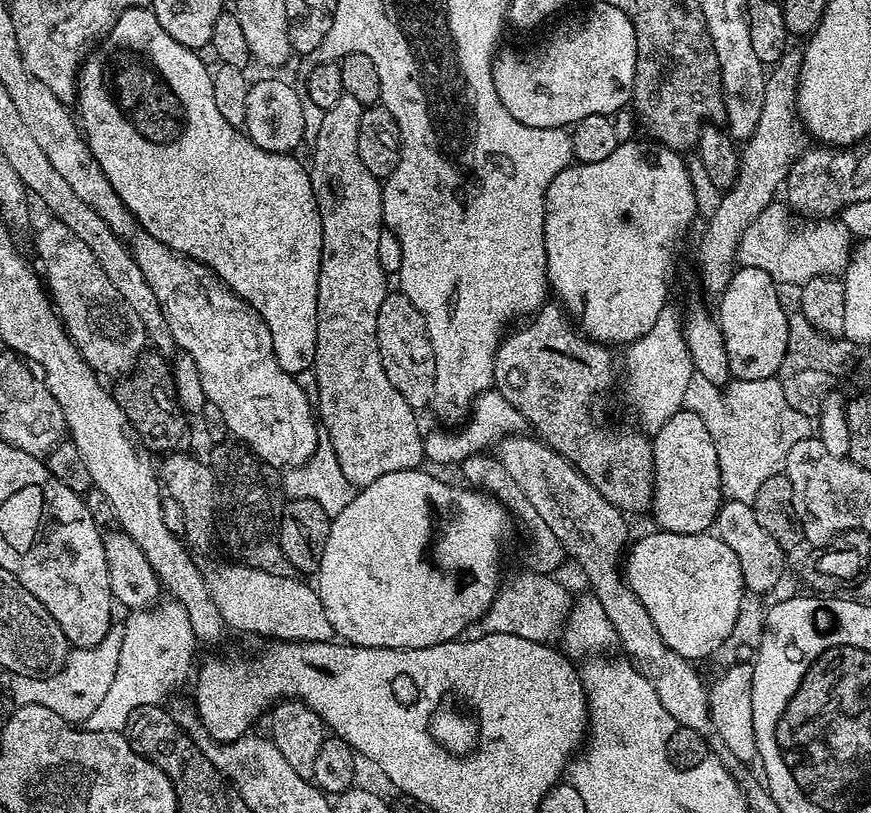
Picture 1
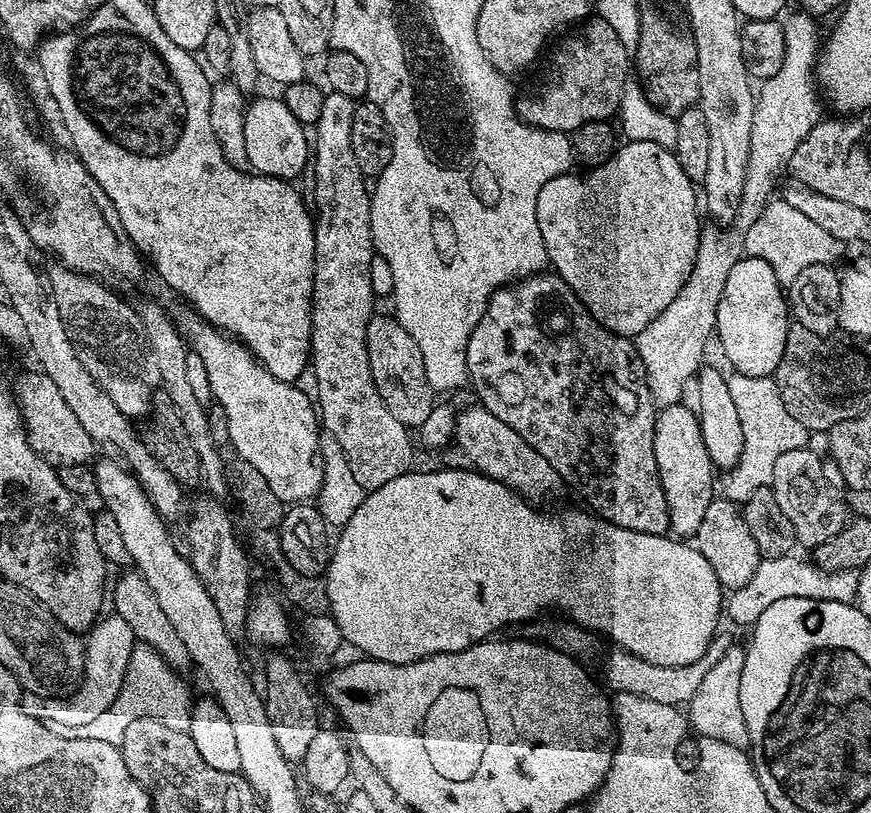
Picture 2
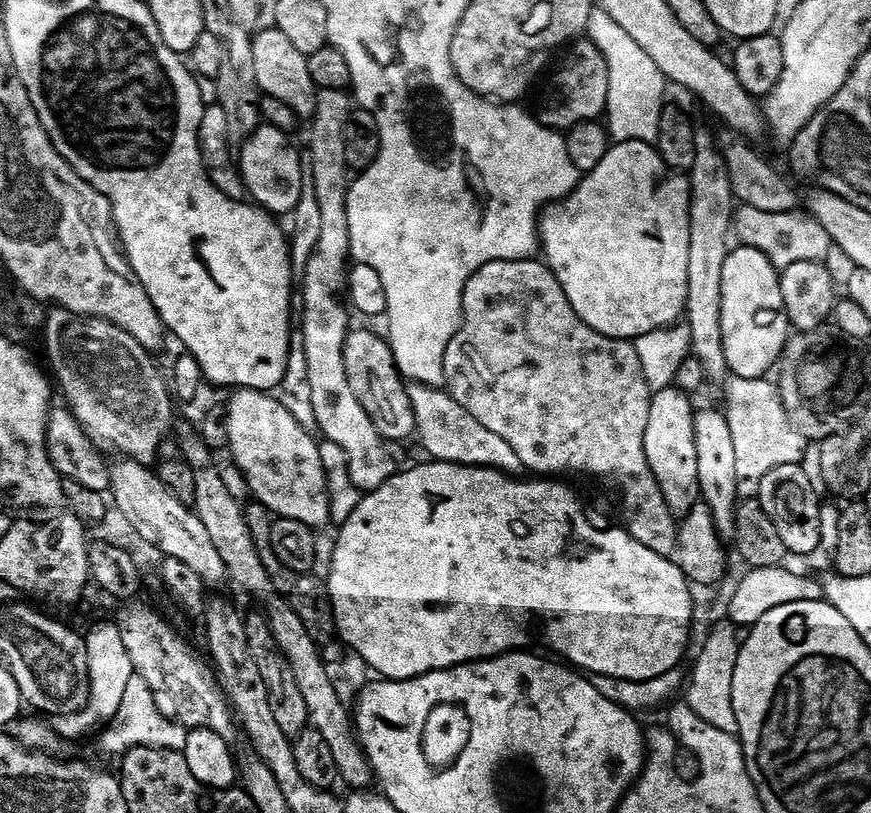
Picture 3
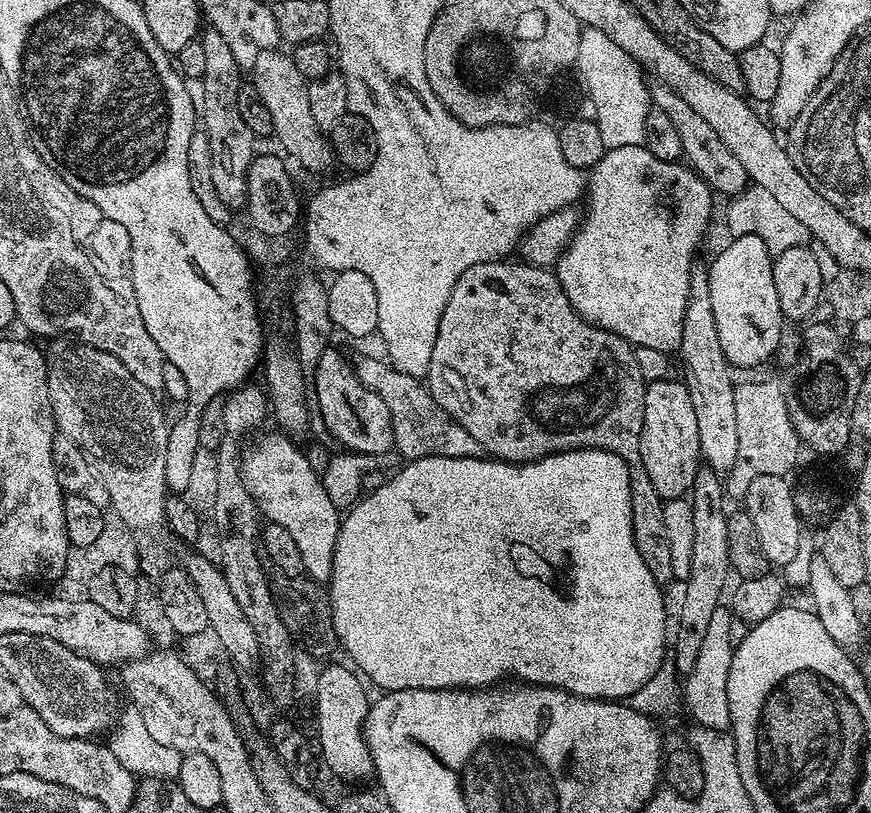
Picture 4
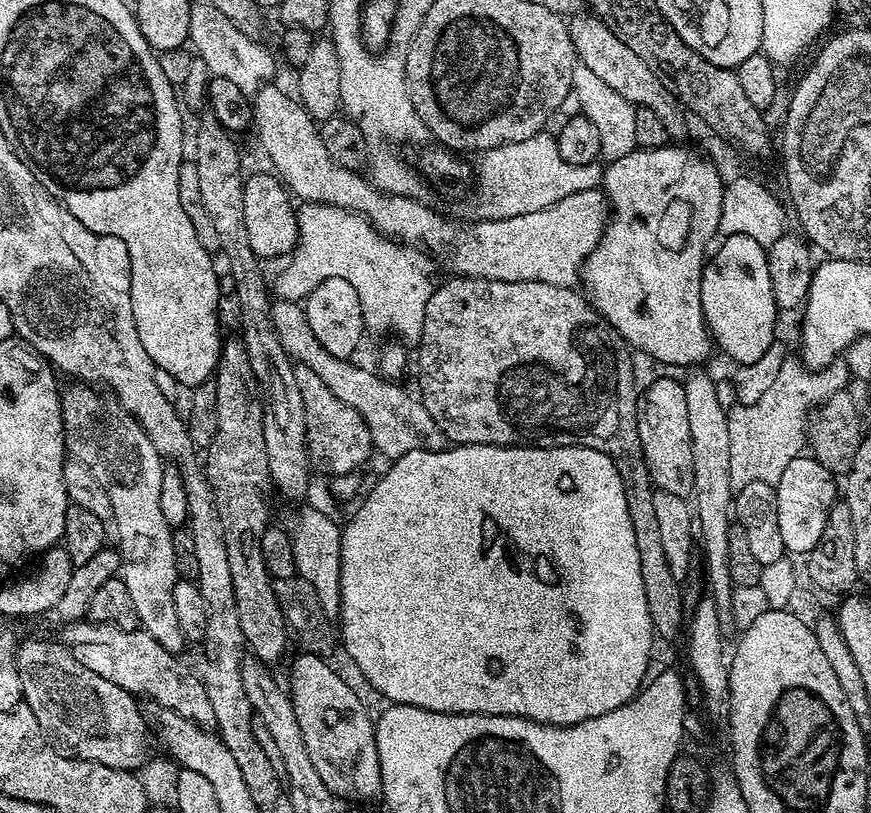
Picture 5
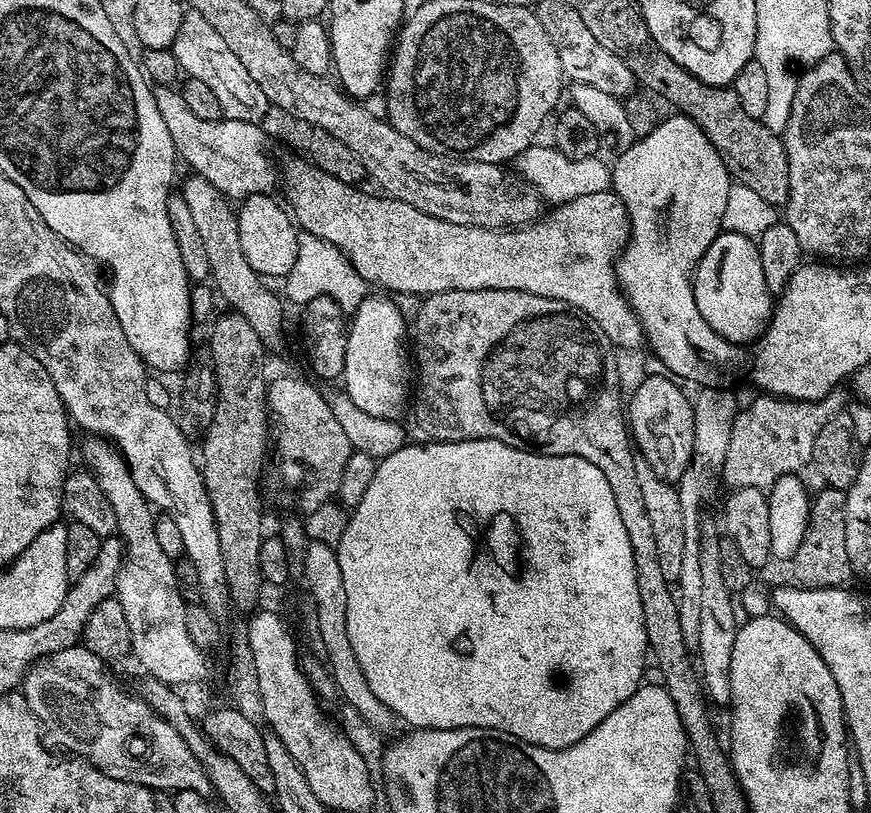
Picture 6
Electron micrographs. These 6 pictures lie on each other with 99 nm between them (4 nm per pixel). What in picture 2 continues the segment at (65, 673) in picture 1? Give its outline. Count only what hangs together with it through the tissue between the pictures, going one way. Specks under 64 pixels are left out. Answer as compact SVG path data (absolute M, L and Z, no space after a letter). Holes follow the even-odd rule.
M115 614L101 615L88 629L83 641L84 674L80 687L72 695L63 698L49 698L25 691L19 697L18 706L23 712L30 714L30 718L43 720L49 725L62 722L62 726L82 726L85 722L91 722L114 702L136 643L136 635L130 630L130 626L126 626L126 618Z

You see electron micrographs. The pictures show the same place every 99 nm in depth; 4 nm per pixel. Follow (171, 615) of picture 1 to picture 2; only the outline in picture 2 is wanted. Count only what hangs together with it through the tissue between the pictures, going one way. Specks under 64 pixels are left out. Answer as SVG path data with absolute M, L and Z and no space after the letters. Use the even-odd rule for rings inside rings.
M137 643L130 654L124 681L110 707L102 710L98 718L93 718L82 726L62 726L62 722L54 722L50 726L54 734L59 734L62 738L95 738L97 742L110 742L117 746L122 742L130 722L143 716L162 721L166 726L170 726L170 730L187 732L194 700L193 697L188 697L184 680L176 672L179 671L154 649Z

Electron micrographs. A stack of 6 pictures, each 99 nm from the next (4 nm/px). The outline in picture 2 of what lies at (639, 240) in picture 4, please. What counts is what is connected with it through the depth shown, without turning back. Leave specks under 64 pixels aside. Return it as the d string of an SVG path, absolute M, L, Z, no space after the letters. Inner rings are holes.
M630 140L621 143L615 154L606 162L602 162L602 166L590 168L581 171L581 173L581 176L565 174L558 178L550 178L550 182L546 182L546 186L542 186L542 190L536 199L538 230L542 234L542 242L546 242L548 263L554 269L556 275L561 276L568 283L570 290L574 290L577 298L588 307L588 313L602 327L609 328L611 332L617 332L620 336L635 338L642 330L646 330L646 326L650 326L650 322L654 322L654 318L658 318L658 314L662 314L662 310L666 310L666 306L670 306L670 302L674 302L678 290L682 290L682 286L688 281L688 275L696 261L696 251L700 248L702 235L700 216L696 213L698 188L686 174L686 170L682 170L675 151L658 146L654 142Z

